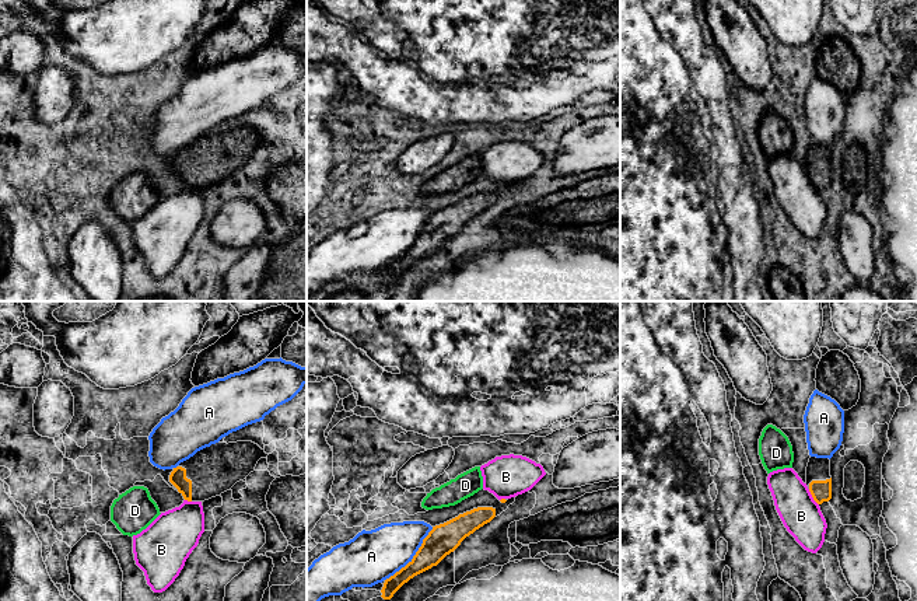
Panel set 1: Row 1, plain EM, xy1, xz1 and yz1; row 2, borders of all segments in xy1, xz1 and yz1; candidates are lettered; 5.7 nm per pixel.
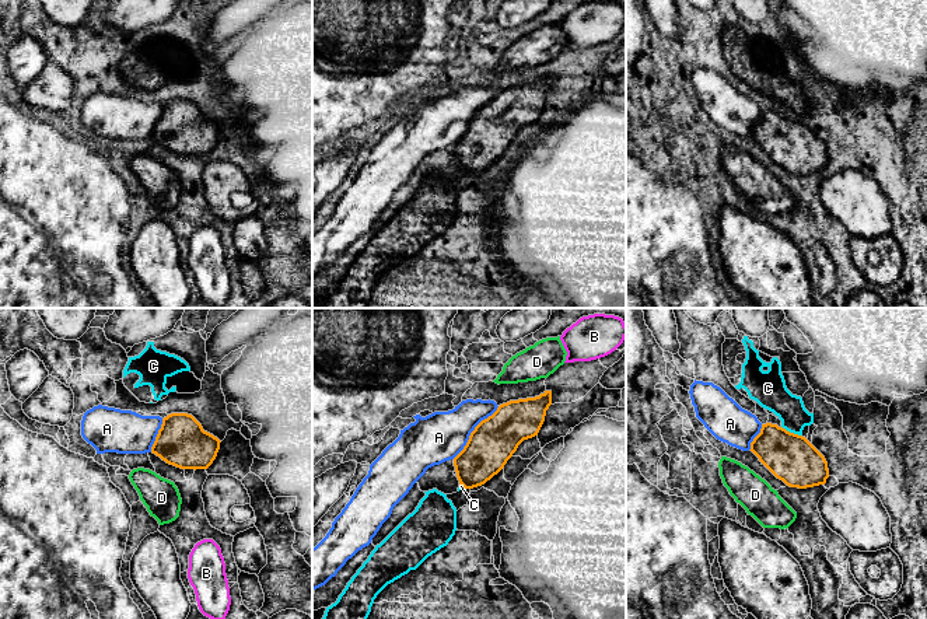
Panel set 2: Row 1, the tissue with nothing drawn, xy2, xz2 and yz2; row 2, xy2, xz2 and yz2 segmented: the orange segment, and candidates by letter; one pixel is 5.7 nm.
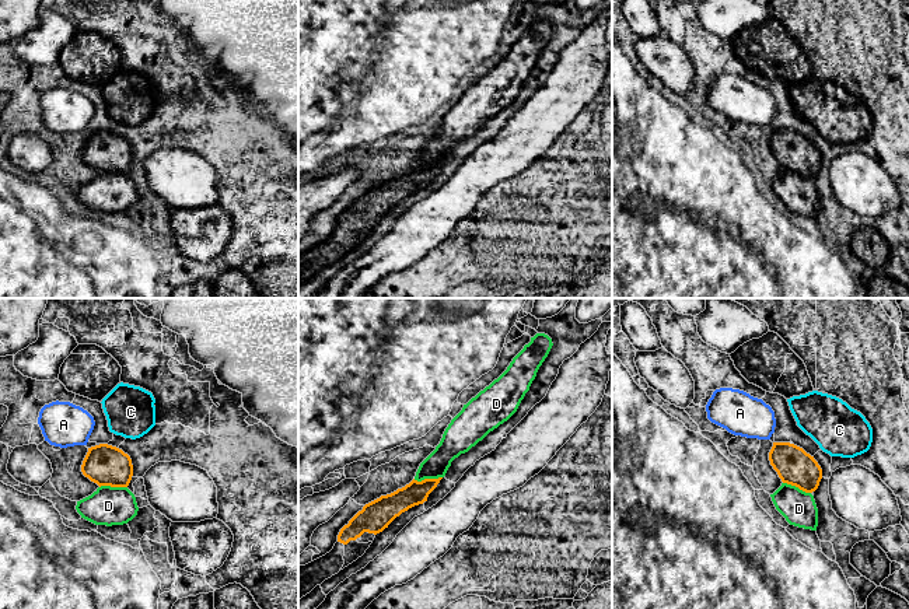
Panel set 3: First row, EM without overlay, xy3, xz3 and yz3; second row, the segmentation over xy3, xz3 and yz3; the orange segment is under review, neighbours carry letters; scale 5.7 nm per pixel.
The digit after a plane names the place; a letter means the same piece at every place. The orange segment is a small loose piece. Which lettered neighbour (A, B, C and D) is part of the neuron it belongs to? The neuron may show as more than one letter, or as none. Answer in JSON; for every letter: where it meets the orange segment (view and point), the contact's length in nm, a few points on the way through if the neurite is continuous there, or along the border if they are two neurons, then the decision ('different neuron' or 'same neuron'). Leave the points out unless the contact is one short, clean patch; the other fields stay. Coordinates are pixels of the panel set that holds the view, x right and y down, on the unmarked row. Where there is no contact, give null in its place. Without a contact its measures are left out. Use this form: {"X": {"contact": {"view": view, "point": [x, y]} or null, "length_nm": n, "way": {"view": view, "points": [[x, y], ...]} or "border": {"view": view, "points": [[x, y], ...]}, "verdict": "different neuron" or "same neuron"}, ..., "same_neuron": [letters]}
{"A": {"contact": {"view": "xz1", "point": [413, 243]}, "length_nm": 420, "verdict": "different neuron"}, "B": {"contact": {"view": "yz1", "point": [812, 182]}, "length_nm": 110, "border": {"view": "yz1", "points": [[808, 175], [818, 191]]}, "verdict": "different neuron"}, "C": {"contact": {"view": "yz2", "point": [791, 119]}, "length_nm": 130, "border": {"view": "yz2", "points": [[782, 112], [801, 122]]}, "verdict": "different neuron"}, "D": {"contact": {"view": "xz3", "point": [427, 165]}, "length_nm": 170, "border": {"view": "xz3", "points": [[441, 163], [413, 165]]}, "verdict": "different neuron"}, "same_neuron": []}

